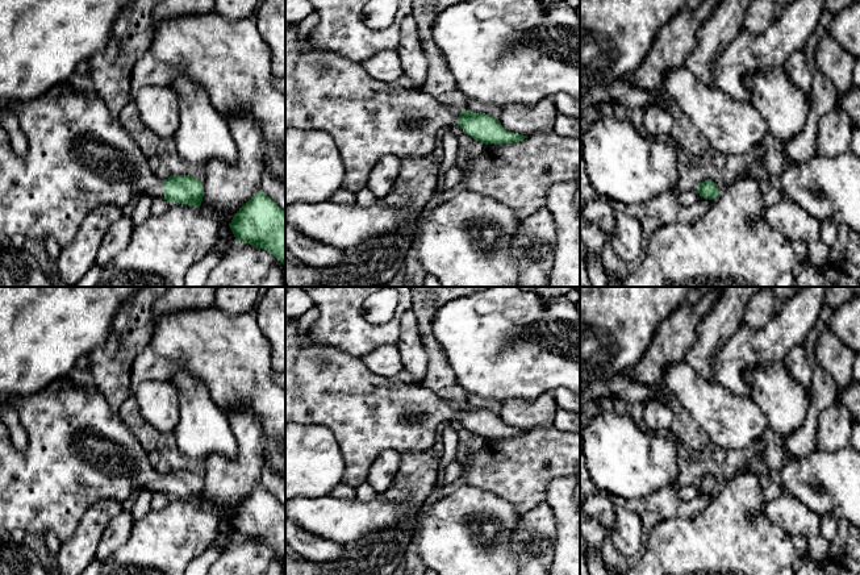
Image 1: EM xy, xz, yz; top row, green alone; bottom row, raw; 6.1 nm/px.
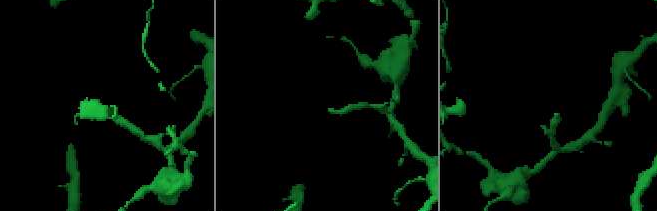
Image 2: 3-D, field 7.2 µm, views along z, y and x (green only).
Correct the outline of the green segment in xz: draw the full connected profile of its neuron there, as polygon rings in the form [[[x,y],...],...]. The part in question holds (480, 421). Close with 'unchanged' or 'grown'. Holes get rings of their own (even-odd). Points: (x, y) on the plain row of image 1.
[[[285,317],[285,425],[322,425],[334,434],[345,462],[343,483],[358,487],[367,482],[375,459],[387,450],[400,454],[419,453],[434,446],[437,428],[441,422],[460,421],[464,429],[471,430],[481,438],[513,438],[527,433],[526,430],[508,426],[498,414],[485,408],[464,405],[458,409],[451,400],[438,397],[431,389],[422,384],[412,384],[384,378],[373,374],[362,361],[334,346],[318,343],[306,333],[301,339],[299,336],[299,320]]]; grown

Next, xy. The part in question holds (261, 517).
[[[262,484],[229,518],[237,536],[264,543],[285,559],[285,507]]]; unchanged

